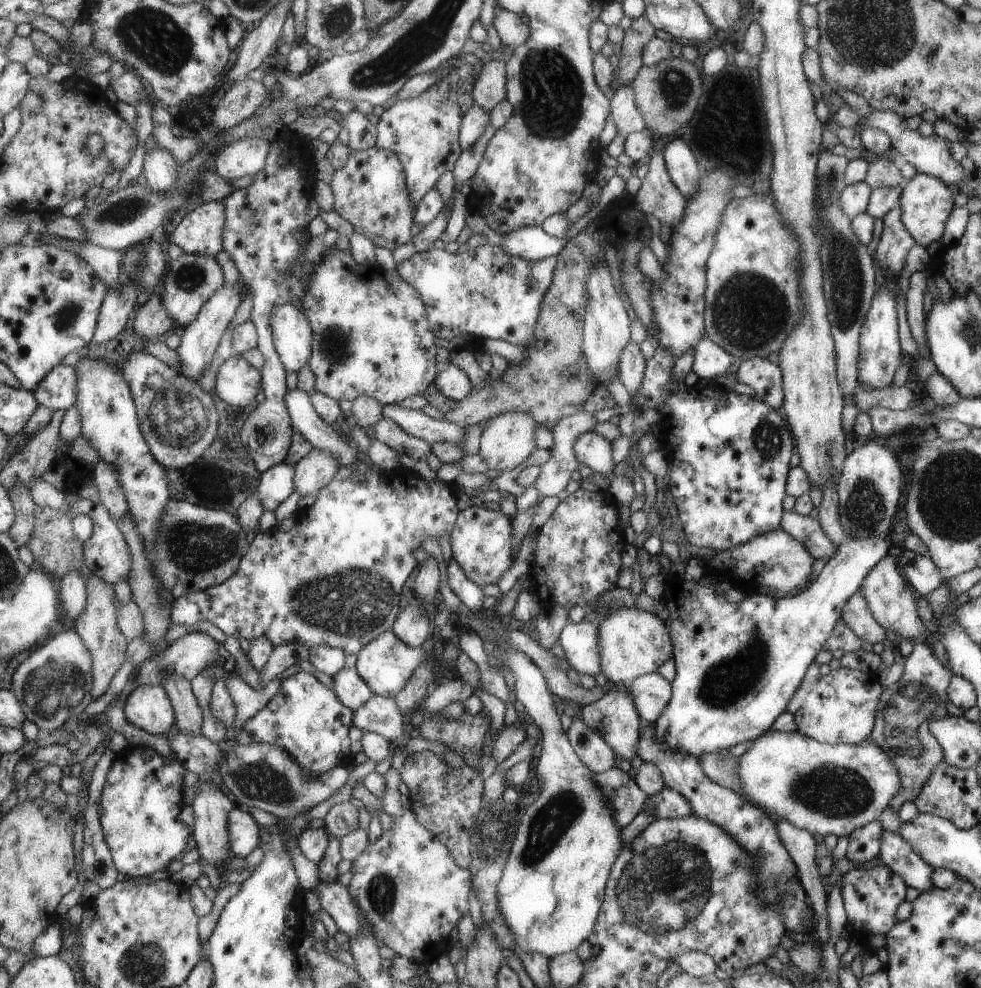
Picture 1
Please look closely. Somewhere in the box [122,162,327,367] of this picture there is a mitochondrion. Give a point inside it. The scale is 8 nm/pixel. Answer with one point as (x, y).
(190, 277)

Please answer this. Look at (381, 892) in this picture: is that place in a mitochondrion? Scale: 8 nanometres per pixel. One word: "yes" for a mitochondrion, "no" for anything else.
yes

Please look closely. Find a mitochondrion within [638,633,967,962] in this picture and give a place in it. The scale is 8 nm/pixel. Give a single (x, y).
(903, 723)

